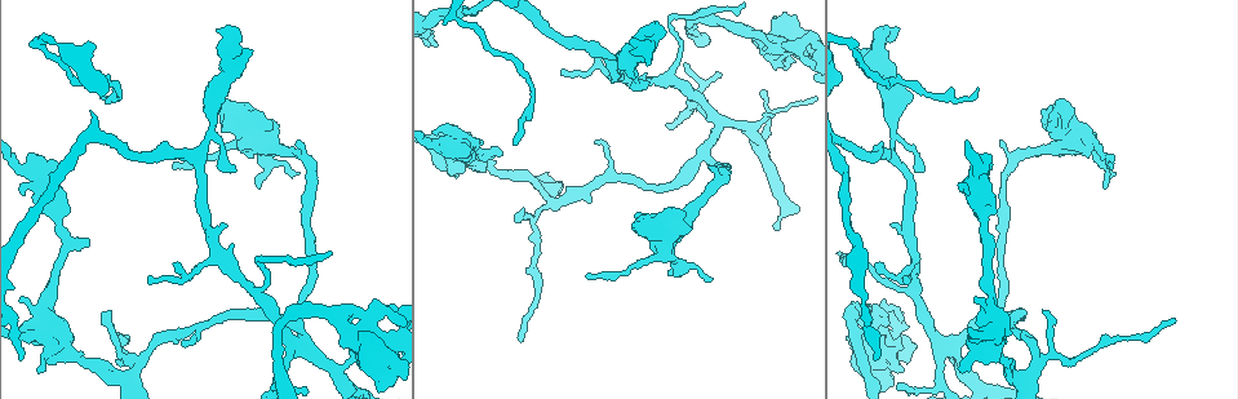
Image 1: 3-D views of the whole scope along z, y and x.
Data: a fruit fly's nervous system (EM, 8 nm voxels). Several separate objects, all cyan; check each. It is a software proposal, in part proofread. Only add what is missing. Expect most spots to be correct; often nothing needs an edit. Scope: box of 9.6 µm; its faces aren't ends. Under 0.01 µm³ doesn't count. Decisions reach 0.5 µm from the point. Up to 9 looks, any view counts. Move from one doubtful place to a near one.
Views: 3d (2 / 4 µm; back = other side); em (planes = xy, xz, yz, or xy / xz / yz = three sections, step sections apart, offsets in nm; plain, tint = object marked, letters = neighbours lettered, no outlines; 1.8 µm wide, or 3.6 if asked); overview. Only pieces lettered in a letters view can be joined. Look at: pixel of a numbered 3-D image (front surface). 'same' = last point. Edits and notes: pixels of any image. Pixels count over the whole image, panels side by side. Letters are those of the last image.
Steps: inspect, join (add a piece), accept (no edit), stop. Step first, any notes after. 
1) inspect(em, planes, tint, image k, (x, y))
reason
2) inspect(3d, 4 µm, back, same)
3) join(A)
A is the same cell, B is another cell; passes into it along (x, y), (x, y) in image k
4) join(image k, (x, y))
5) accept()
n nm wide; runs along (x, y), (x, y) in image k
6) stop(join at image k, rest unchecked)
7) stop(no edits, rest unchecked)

inspect(3d, 2 µm, image 1, (634, 217))
thick end

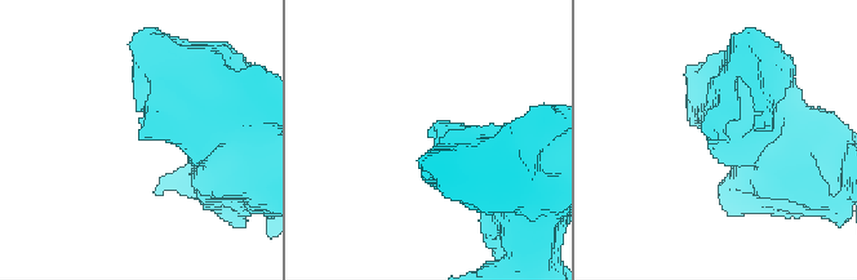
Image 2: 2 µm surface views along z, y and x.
inspect(em, planes, plain, image 2, (430, 128))
shape alone is not enough

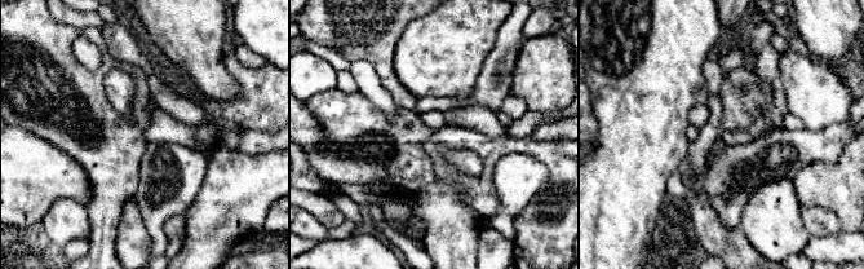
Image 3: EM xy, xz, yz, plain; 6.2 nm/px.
inspect(em, planes, letters, same)

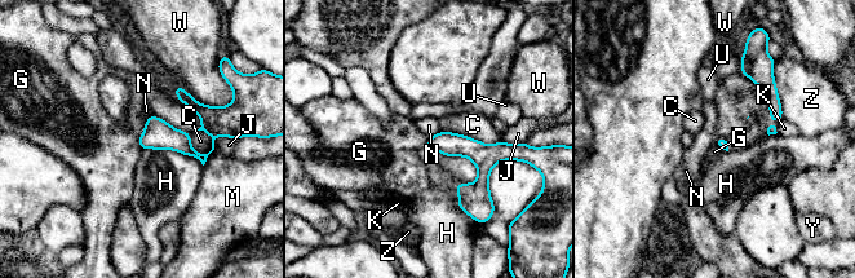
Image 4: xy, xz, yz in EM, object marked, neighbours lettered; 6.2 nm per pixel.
accept()
C, G, H, J, K, M, N, U, W, Y and Z are other cells; border along (717, 136), (716, 144), (722, 150) in image 4; none of them fits

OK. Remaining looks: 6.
inspect(3d, 4 µm, image 1, (47, 318))
abrupt turn

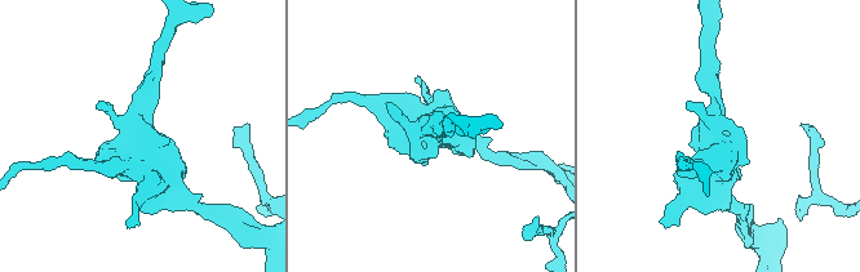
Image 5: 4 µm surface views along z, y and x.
inspect(em, 3.6 µm, planes, letters, image 5, (715, 137))
shape alone is not enough

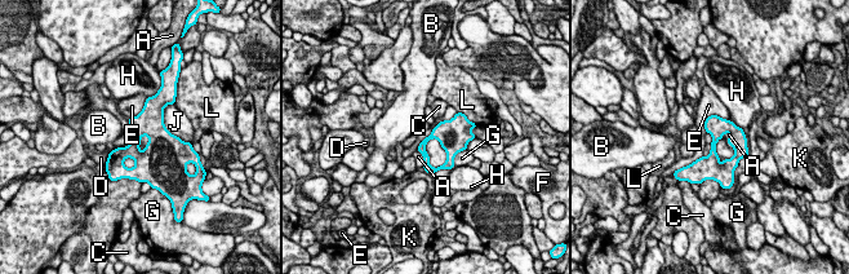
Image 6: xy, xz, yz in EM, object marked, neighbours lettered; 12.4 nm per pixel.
accept()
A, B, C, D, E, F, G, H, J, K and L are other cells; border along (417, 149), (422, 155), (423, 166) in image 6; none of them fits

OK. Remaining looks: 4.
inspect(em, xz, step 4, letters, image 1, (451, 156))
thick end

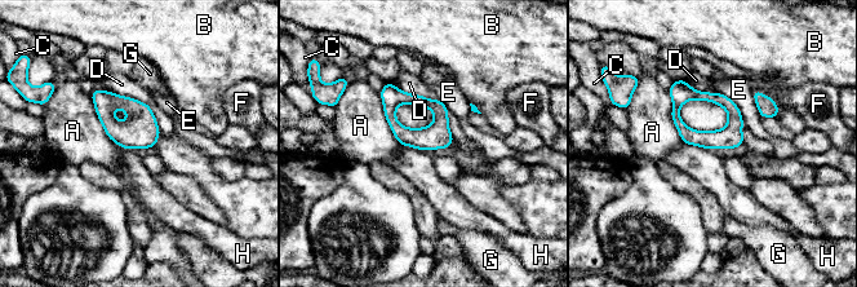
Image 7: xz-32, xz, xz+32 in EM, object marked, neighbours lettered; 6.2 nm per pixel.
inspect(em, planes, letters, same)
cut it another way

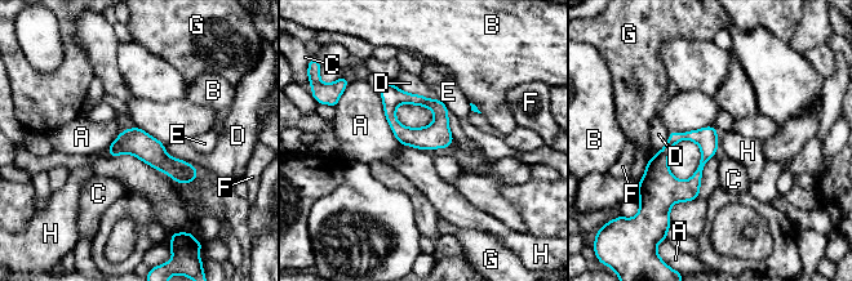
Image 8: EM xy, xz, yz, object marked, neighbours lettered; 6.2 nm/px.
accept()
A, B, C, D, E, F, G and H are other cells; border along (403, 145), (421, 150) in image 8; no lettered piece goes on from it

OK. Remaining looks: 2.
inspect(em, planes, letters, image 1, (513, 141))
branch stops here

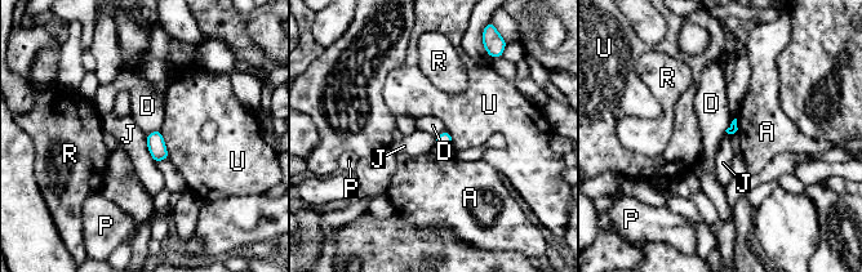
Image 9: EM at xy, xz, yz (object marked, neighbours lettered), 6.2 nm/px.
accept()
U touches over 190 nm; A, D, J, P, R and U are other cells; no lettered piece goes on from it

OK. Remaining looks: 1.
stop(no edits, rest unchecked)

